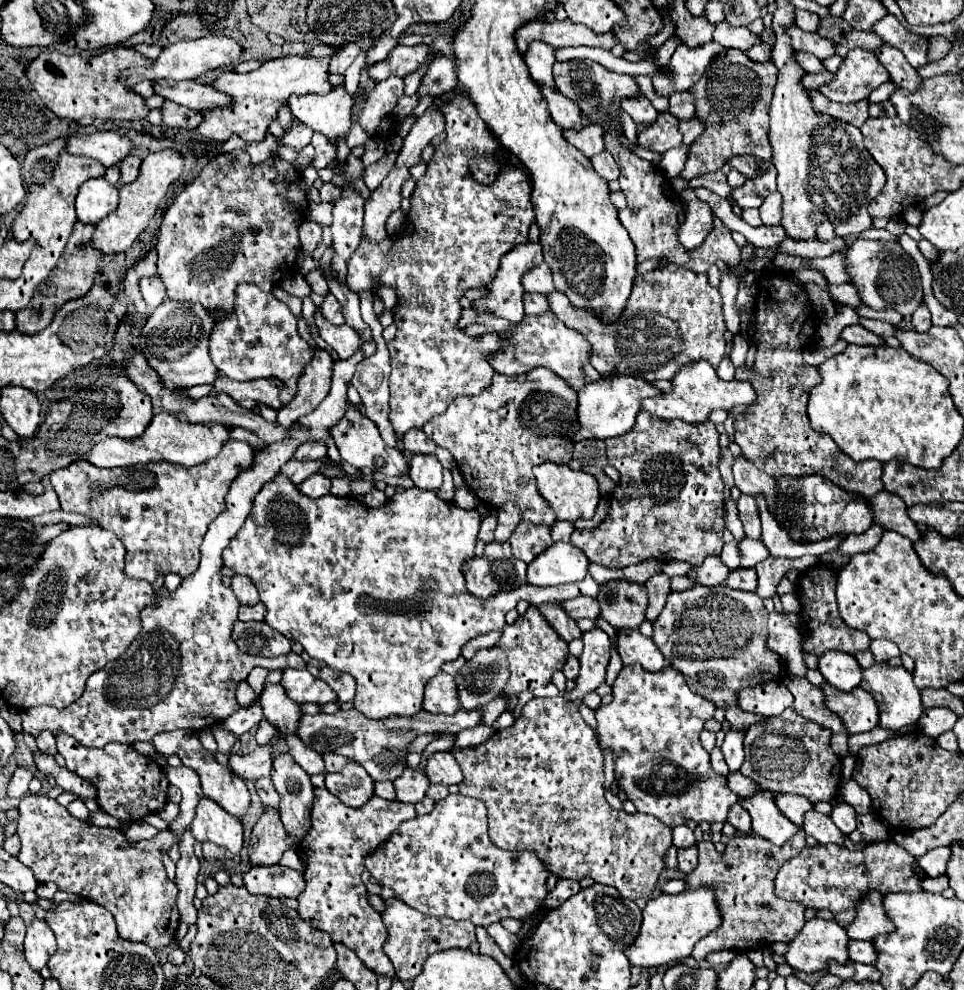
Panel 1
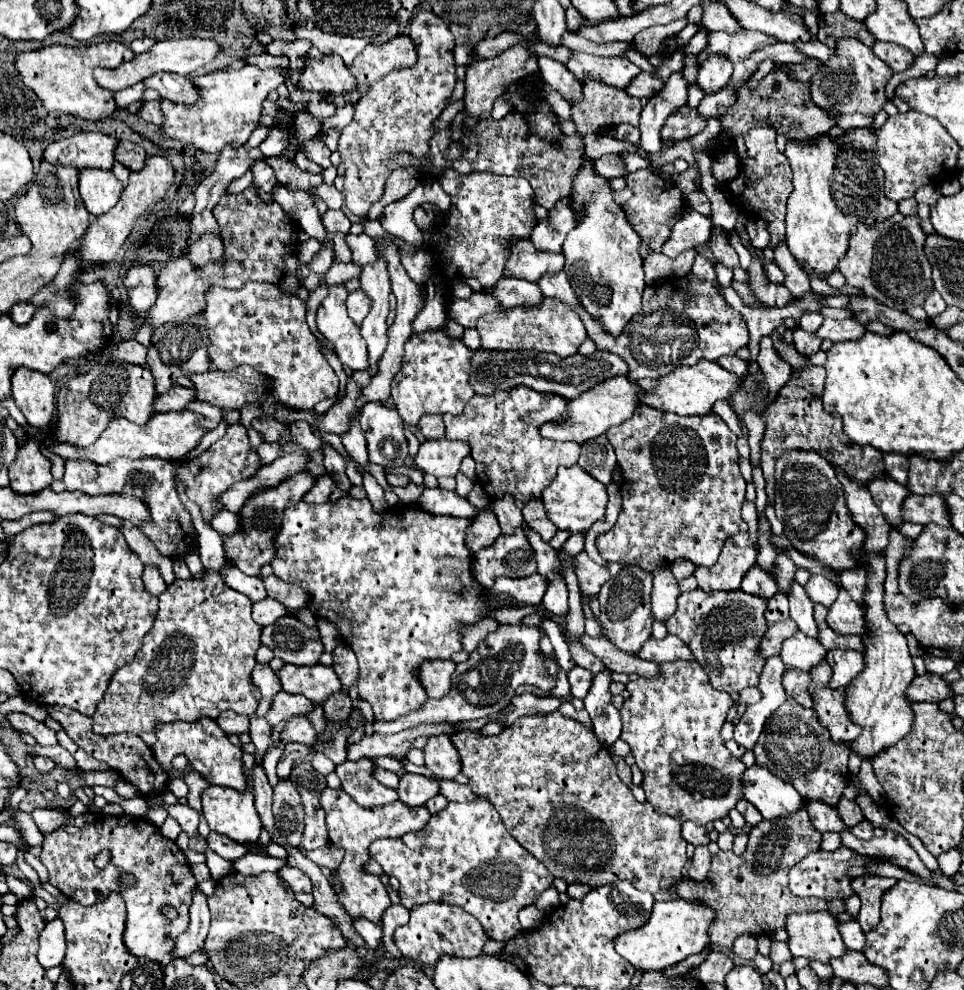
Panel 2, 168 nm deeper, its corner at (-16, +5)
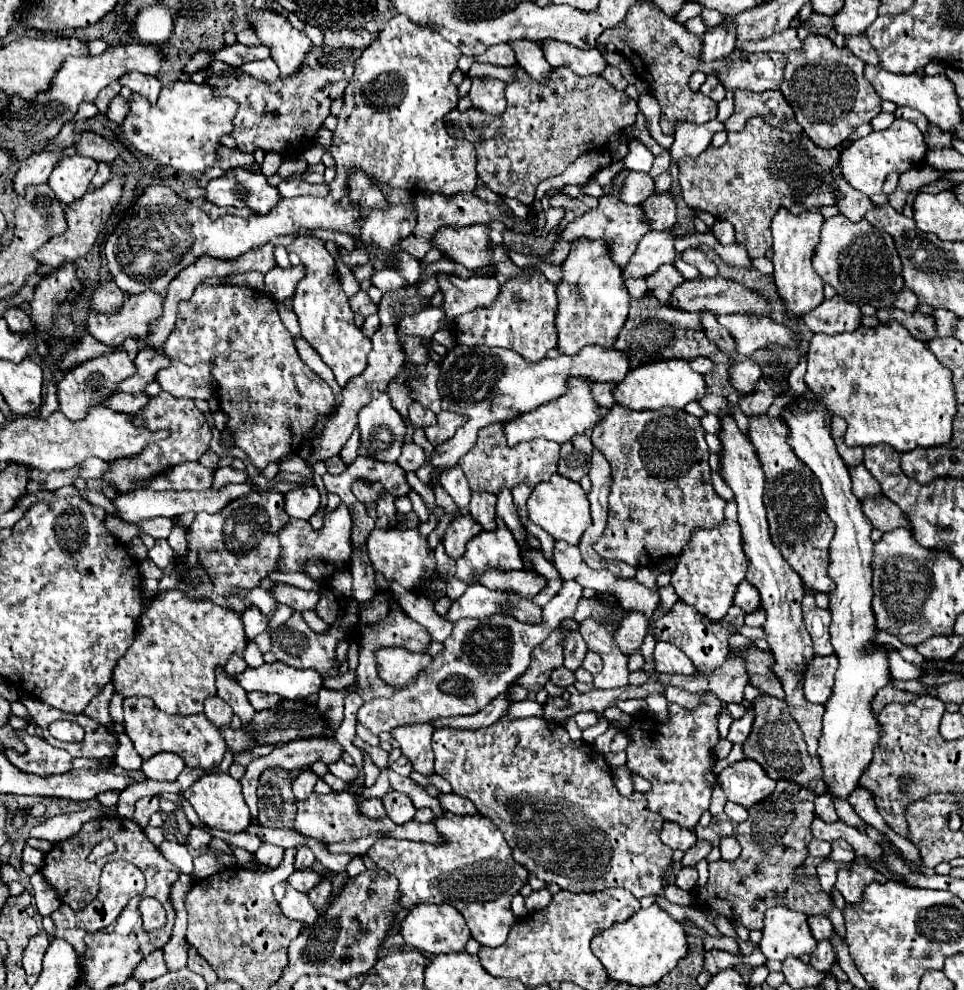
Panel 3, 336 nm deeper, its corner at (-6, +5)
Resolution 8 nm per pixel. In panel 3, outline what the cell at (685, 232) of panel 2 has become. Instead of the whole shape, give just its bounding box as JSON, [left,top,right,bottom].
[622,226,676,278]

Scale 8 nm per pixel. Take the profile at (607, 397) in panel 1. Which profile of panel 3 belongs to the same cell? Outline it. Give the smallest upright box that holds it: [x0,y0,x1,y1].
[504,380,604,446]

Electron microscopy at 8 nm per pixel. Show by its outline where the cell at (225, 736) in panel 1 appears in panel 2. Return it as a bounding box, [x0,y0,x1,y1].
[216,712,248,734]

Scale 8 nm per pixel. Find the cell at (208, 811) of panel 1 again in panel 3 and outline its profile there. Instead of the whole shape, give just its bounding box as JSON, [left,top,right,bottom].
[184,774,250,834]

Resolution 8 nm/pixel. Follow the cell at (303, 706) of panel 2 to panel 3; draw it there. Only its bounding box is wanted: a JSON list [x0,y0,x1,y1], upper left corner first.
[248,692,282,712]

